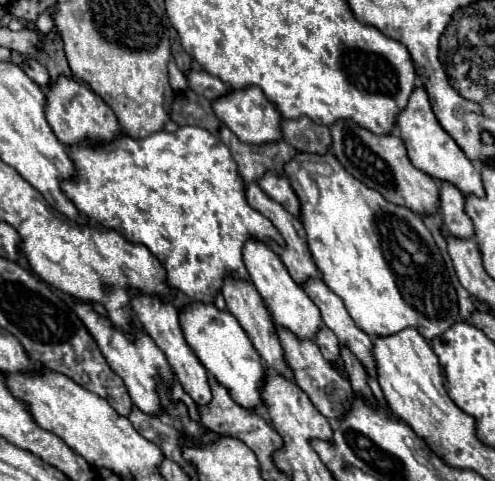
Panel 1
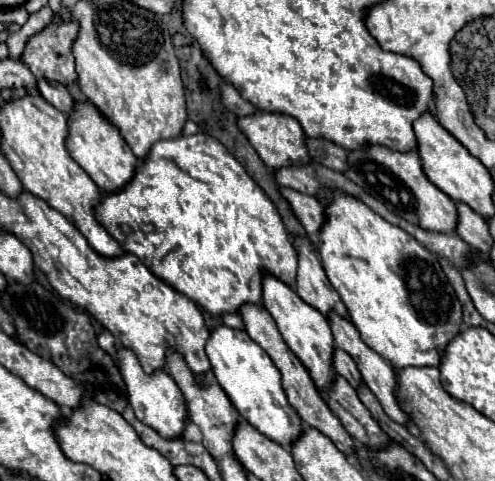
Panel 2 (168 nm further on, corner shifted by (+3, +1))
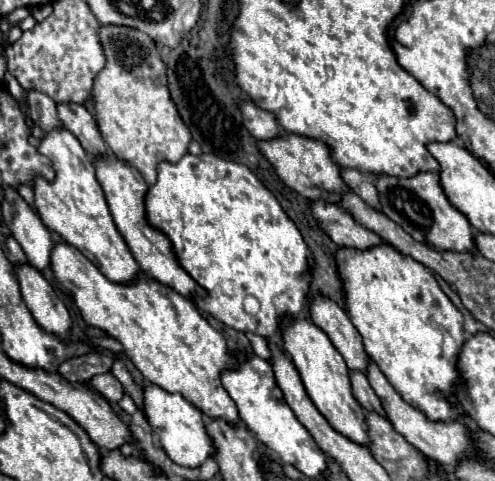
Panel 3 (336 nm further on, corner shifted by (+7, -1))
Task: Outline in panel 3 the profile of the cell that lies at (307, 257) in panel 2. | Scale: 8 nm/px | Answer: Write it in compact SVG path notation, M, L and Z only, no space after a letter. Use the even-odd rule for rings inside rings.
M318 298L310 306L310 314L312 314L312 322L322 332L326 332L334 348L342 354L348 370L366 374L368 354L364 352L362 336L358 334L346 312L336 302L328 298Z

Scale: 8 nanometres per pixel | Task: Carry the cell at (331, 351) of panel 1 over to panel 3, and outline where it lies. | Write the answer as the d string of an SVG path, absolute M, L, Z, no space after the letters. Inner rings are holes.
M350 372L350 380L352 380L352 392L354 392L356 400L362 404L362 408L368 412L376 412L376 414L386 418L382 402L376 396L376 392L372 390L372 386L368 384L368 378L362 372Z

